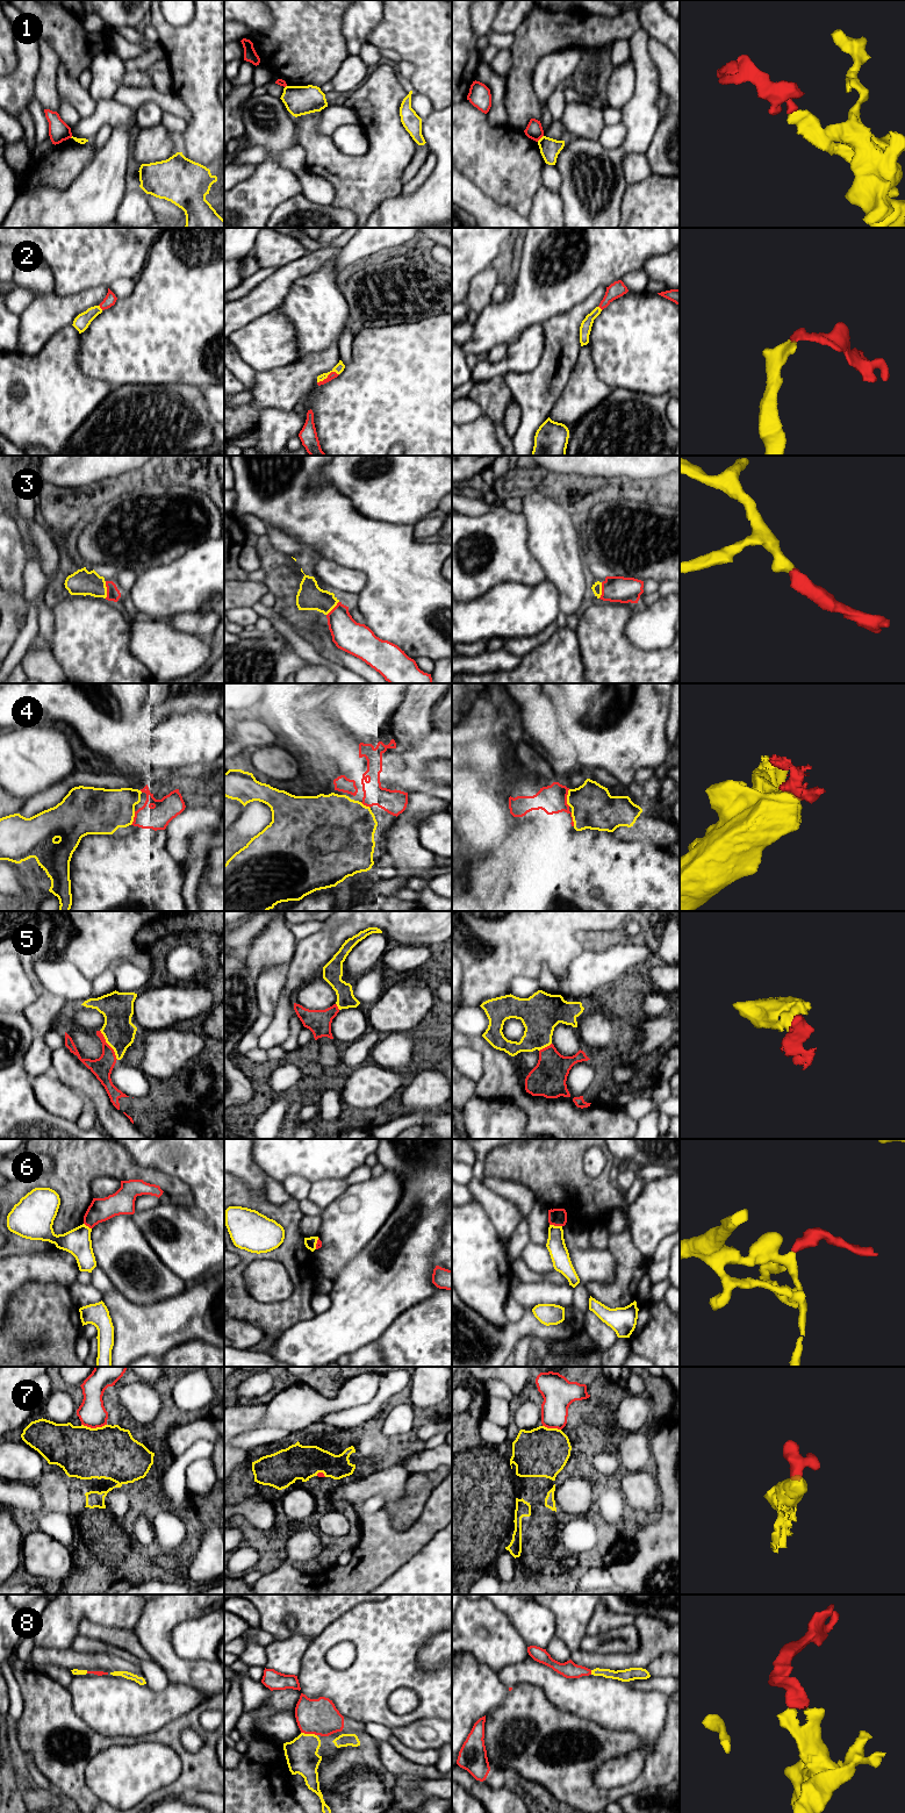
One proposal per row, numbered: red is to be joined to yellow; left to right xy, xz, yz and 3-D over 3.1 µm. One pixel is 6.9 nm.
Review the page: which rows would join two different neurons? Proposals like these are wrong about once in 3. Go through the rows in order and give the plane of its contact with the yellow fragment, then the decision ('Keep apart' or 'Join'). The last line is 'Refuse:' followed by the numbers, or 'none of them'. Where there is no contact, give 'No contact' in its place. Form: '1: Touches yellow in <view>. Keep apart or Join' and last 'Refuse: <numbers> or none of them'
1: Touches yellow in yz. Keep apart
2: Touches yellow in xz. Join
3: Touches yellow in xy. Join
4: Touches yellow in yz. Join
5: Touches yellow in xy. Join
6: Touches yellow in yz. Keep apart
7: Touches yellow in xy. Keep apart
8: Touches yellow in xz. Join
Refuse: 1, 6, 7

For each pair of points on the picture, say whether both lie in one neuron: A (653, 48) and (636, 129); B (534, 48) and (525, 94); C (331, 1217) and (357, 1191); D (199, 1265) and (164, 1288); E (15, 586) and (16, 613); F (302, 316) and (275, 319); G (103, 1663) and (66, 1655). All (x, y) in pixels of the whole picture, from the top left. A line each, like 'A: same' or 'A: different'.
A: different
B: same
C: same
D: different
E: different
F: different
G: same

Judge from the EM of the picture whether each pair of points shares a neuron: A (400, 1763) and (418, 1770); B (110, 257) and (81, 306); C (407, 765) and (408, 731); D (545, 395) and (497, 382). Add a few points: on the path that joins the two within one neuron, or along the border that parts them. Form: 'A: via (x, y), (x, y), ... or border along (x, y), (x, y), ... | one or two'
A: via (404, 1767), (414, 1769) | one
B: border along (107, 287), (90, 287), (65, 295) | two
C: border along (431, 730), (414, 739), (402, 752) | two
D: border along (503, 375), (516, 401) | two

